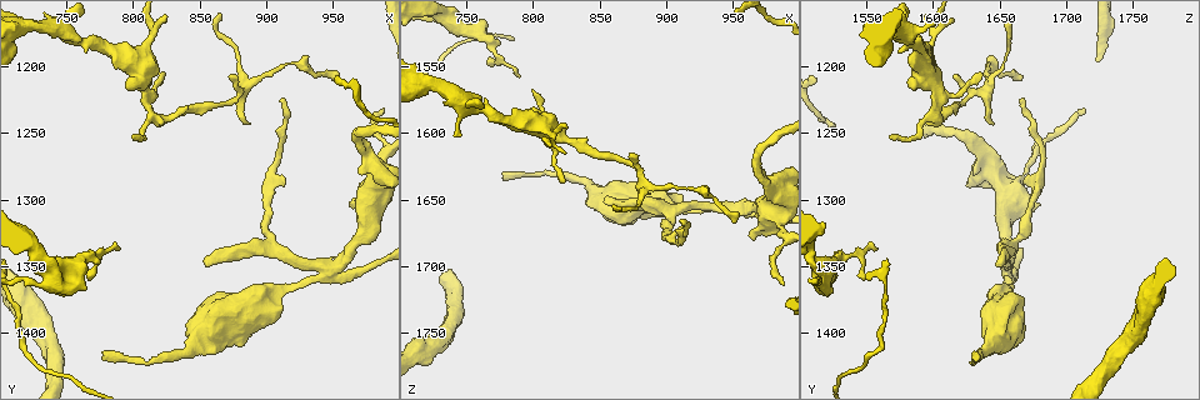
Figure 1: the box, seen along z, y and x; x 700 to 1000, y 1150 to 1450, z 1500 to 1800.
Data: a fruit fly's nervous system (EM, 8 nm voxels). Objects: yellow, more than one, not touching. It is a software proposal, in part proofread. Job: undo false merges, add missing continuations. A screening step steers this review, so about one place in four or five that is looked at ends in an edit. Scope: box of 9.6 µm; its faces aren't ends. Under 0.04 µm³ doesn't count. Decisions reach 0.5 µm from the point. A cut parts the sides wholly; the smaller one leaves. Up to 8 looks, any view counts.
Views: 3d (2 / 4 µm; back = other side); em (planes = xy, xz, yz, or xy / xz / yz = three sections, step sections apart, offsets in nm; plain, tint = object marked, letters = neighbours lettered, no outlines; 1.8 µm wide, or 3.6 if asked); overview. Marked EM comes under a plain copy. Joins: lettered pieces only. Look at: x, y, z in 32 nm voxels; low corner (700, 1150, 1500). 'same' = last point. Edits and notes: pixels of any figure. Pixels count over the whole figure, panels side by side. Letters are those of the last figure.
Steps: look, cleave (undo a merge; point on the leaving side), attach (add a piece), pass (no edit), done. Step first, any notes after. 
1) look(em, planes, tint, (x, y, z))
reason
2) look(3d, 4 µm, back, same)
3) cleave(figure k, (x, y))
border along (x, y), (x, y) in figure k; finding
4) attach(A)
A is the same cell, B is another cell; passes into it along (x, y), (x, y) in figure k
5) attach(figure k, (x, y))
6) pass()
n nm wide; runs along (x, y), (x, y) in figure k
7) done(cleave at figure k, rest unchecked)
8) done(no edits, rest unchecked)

look(3d, 2 µm, back, (790, 1336, 1556))
branch stops here

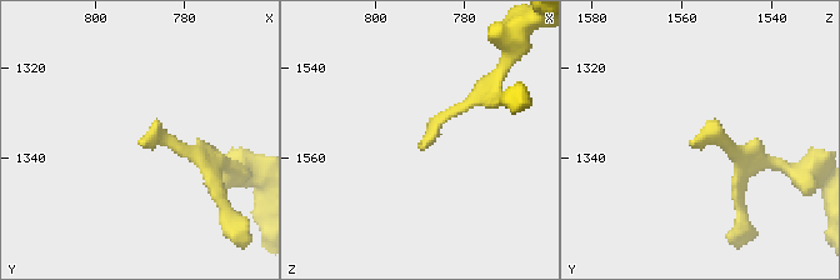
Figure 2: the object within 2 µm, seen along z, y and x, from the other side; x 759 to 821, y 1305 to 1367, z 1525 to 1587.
look(em, planes, letters, (789, 1337, 1557))
need the tissue

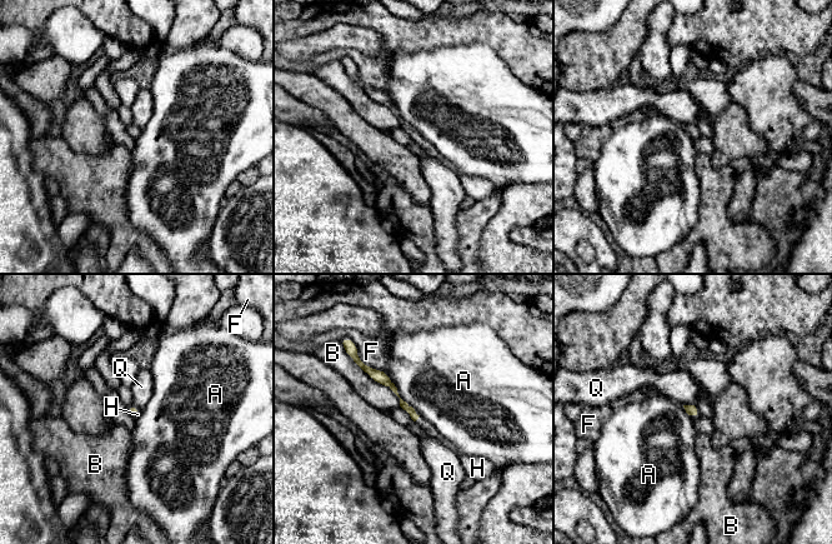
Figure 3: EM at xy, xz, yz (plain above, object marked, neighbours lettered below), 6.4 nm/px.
attach(H)
H is the same cell, A, B, F and Q are other cells; passes into it along (410, 410), (417, 417), (421, 422) in figure 3; the neuron continues

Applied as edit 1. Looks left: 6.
look(3d, 2 µm, (756, 1372, 1520))
branch stops here

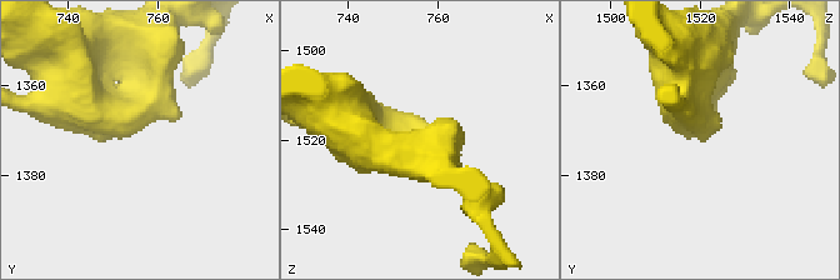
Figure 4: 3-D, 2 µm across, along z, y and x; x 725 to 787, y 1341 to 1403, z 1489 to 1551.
look(em, planes, letters, (753, 1371, 1519))
shape alone is not enough

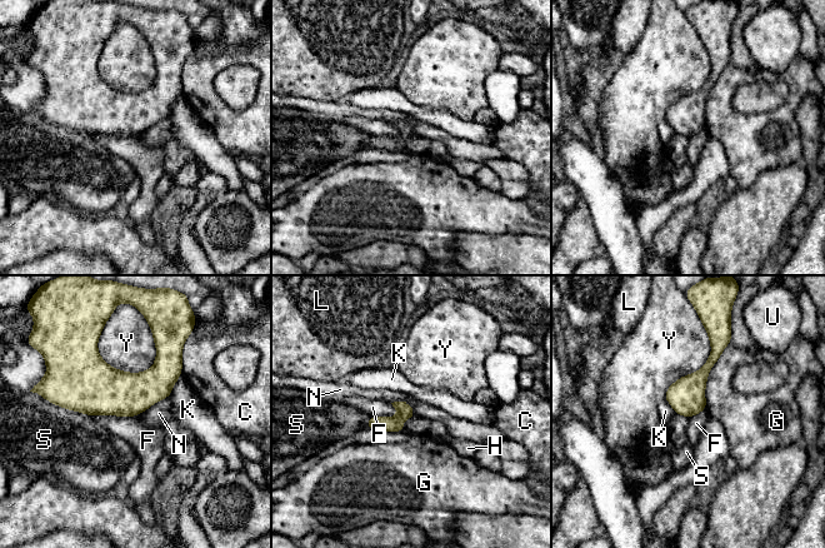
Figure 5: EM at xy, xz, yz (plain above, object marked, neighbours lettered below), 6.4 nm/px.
pass()
C, F, G, H, K, L, N, S, U and Y are other cells; border along (91, 414), (138, 416) in figure 5; none of them fits

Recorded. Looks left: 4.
look(em, 3.6 µm, planes, letters, (886, 1240, 1644))
an open end

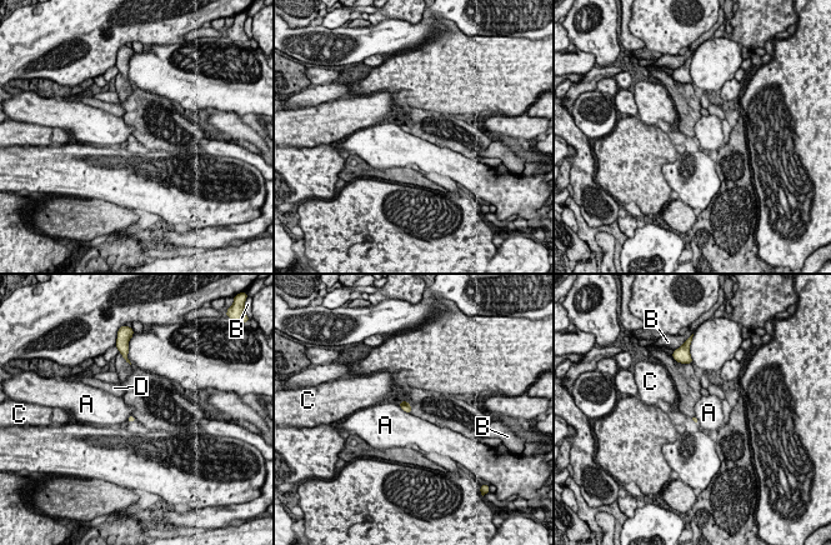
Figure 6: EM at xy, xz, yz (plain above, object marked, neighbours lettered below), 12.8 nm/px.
pass()
A touches over 220 nm; A, B, C and D are other cells; border along (398, 404), (410, 414) in figure 6; none of them fits

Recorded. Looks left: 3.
done(attach at figure 3, rest unchecked)

